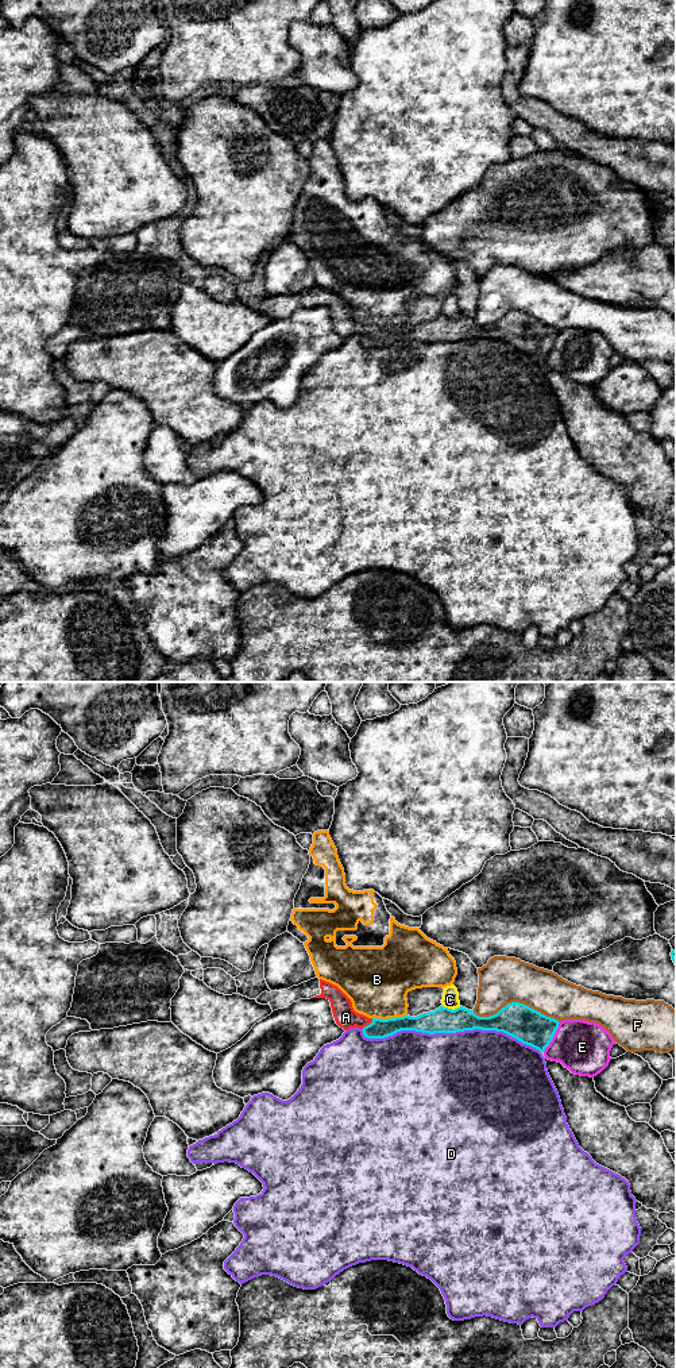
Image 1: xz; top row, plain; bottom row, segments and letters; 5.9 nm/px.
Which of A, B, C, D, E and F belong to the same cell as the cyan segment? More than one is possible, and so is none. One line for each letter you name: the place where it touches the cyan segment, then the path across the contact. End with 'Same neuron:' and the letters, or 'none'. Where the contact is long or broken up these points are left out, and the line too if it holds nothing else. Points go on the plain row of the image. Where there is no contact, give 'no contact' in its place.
A: xz (367, 334) | across xz (378, 336), (367, 334), (346, 326)
Same neuron: A

